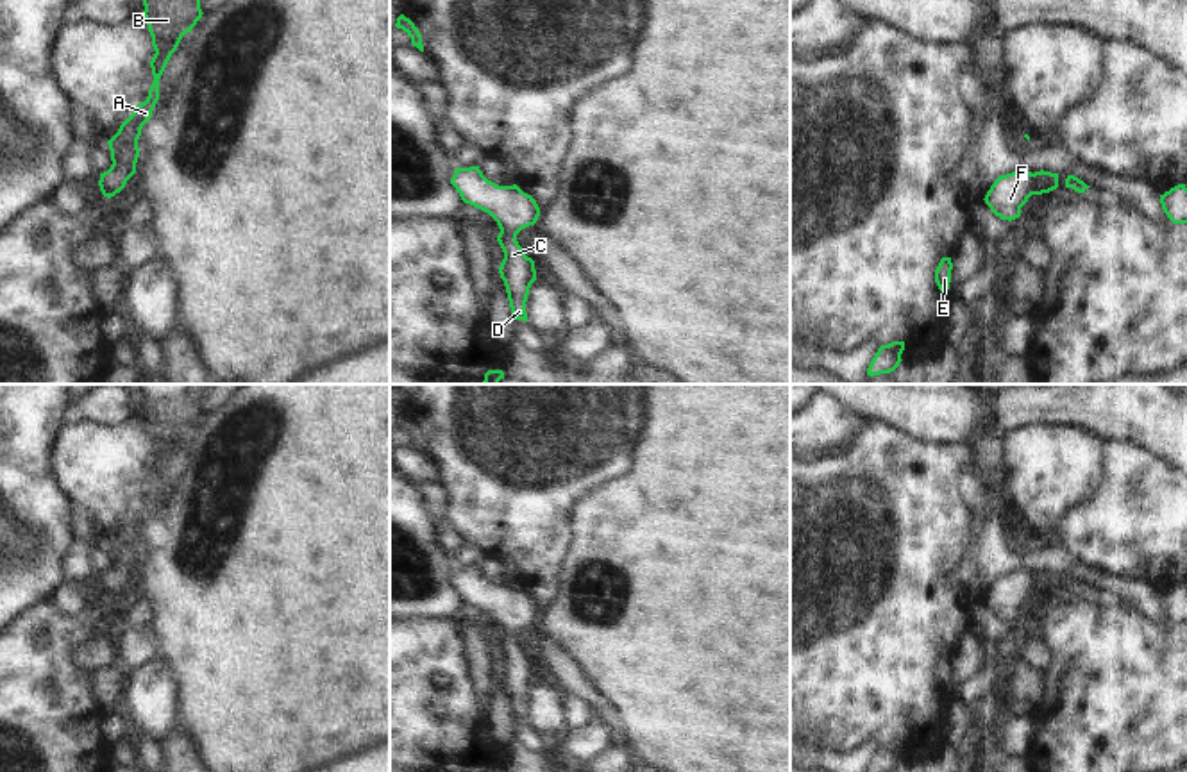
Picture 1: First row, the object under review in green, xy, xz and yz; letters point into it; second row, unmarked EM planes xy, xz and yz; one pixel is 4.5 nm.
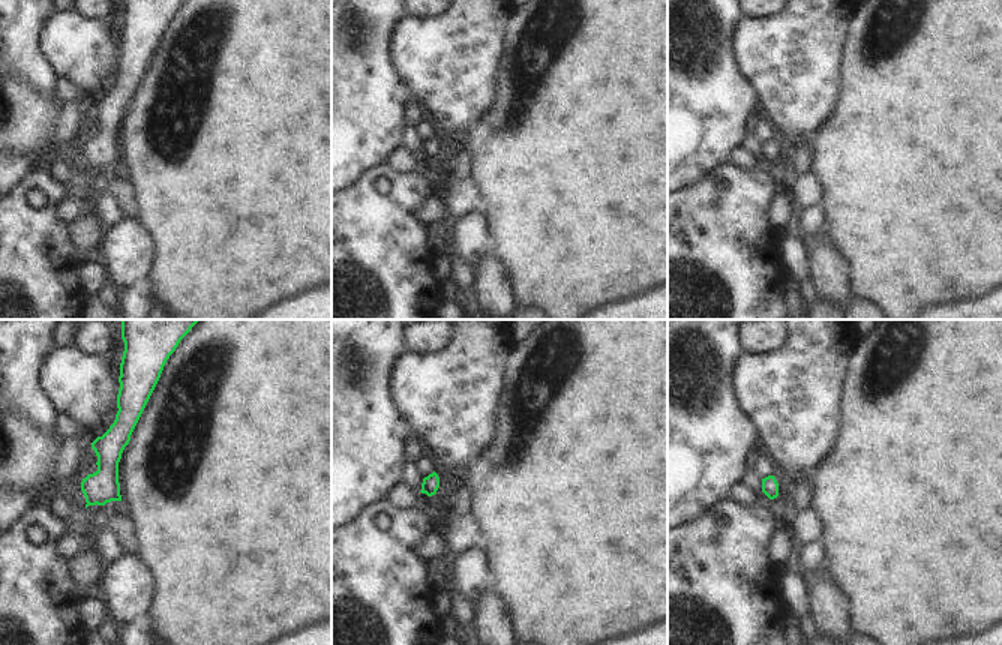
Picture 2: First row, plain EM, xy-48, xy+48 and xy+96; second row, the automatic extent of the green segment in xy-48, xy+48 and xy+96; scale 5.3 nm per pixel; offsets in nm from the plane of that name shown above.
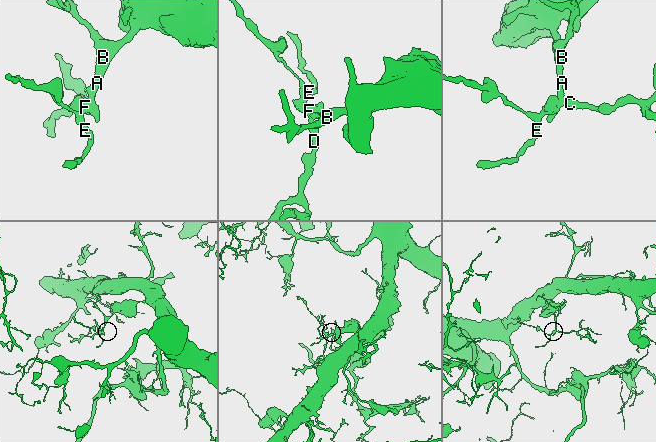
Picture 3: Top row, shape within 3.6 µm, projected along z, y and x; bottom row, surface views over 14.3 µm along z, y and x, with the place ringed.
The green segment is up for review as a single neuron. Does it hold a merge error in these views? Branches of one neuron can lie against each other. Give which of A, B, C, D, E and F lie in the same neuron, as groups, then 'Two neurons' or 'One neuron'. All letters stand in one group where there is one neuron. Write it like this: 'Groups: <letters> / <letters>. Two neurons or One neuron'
Groups: A B C D E F. One neuron

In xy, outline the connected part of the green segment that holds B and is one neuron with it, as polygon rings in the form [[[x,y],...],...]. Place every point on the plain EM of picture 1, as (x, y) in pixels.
[[[134,384],[143,399],[143,416],[156,450],[150,468],[154,482],[145,502],[138,504],[132,515],[120,525],[107,541],[111,550],[111,568],[100,574],[100,592],[111,599],[120,593],[136,574],[139,558],[138,540],[143,525],[152,518],[159,500],[159,479],[177,450],[184,434],[191,432],[202,418],[200,399],[204,384]]]

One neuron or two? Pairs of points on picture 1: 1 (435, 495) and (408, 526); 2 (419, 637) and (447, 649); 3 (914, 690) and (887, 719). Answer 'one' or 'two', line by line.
1: two
2: one
3: one

